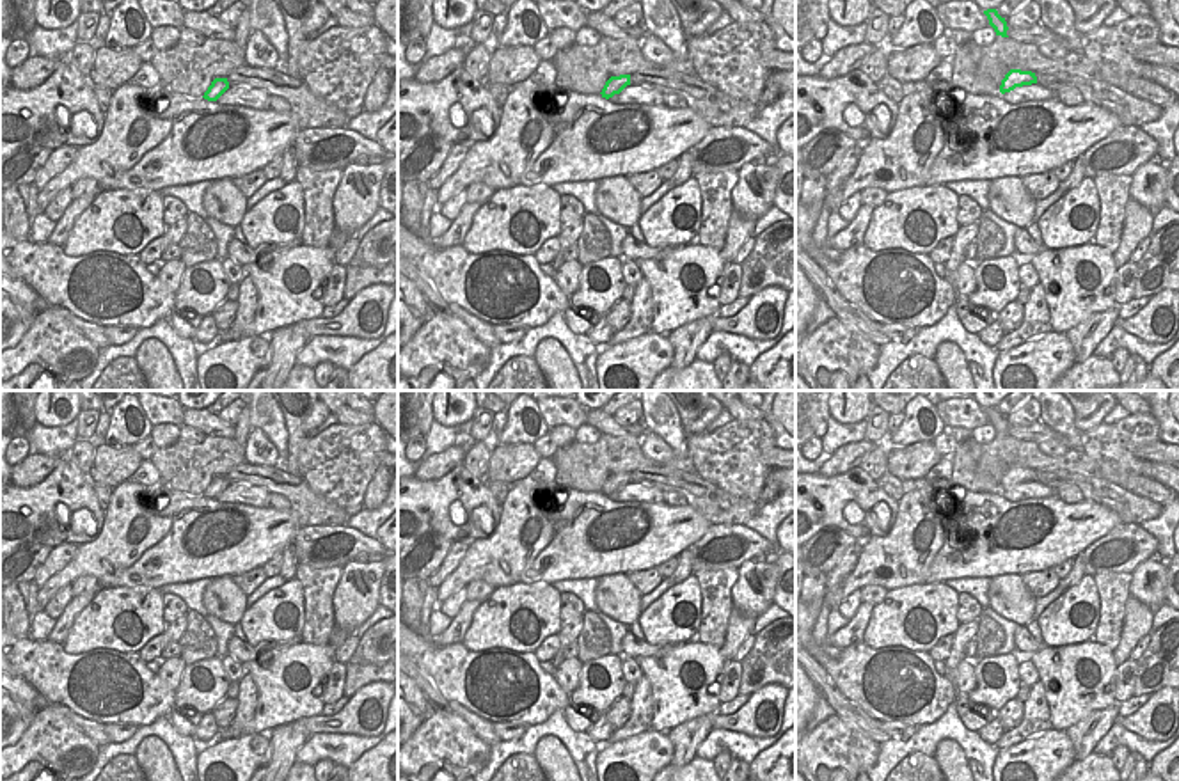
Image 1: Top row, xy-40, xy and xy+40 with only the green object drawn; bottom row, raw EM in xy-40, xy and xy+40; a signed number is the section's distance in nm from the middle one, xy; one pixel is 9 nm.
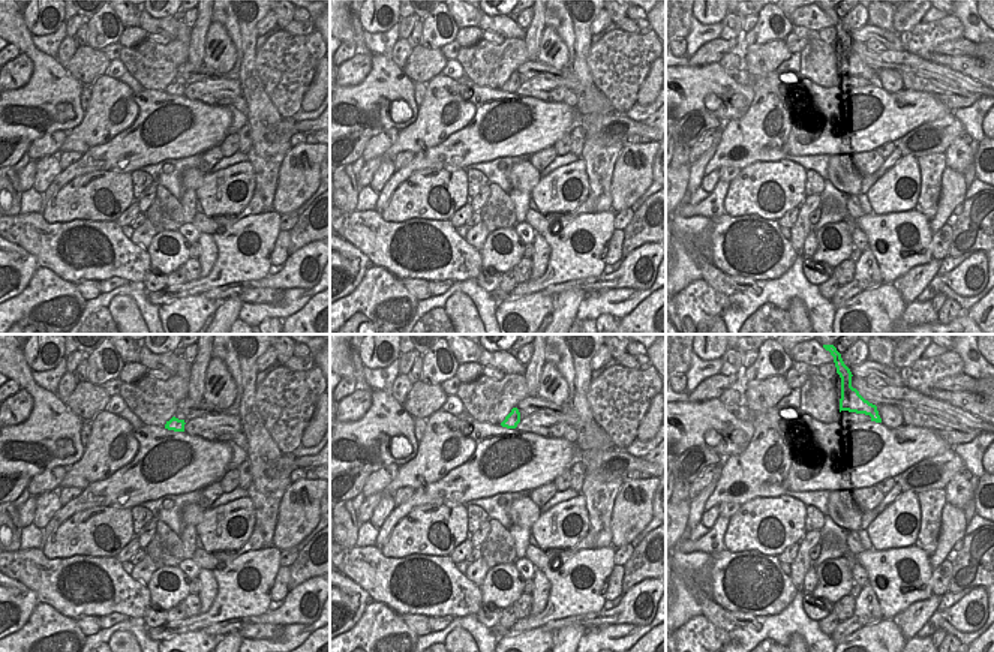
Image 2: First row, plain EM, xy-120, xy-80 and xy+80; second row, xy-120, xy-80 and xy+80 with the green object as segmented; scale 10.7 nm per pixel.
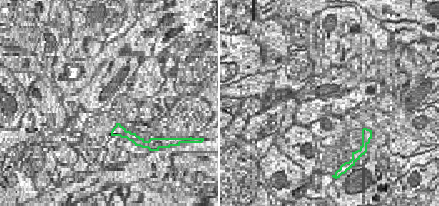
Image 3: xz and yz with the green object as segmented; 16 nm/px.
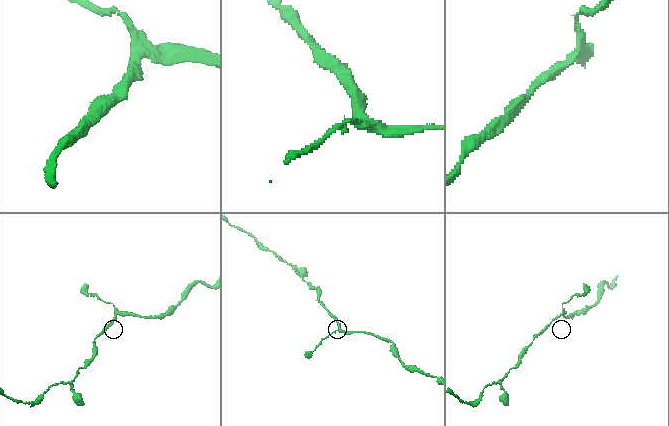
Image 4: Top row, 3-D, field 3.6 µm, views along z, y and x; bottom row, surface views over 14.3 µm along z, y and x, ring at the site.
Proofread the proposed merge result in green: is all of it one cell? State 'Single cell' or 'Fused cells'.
Single cell.

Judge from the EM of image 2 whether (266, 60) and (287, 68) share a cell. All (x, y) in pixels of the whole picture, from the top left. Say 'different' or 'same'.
same

